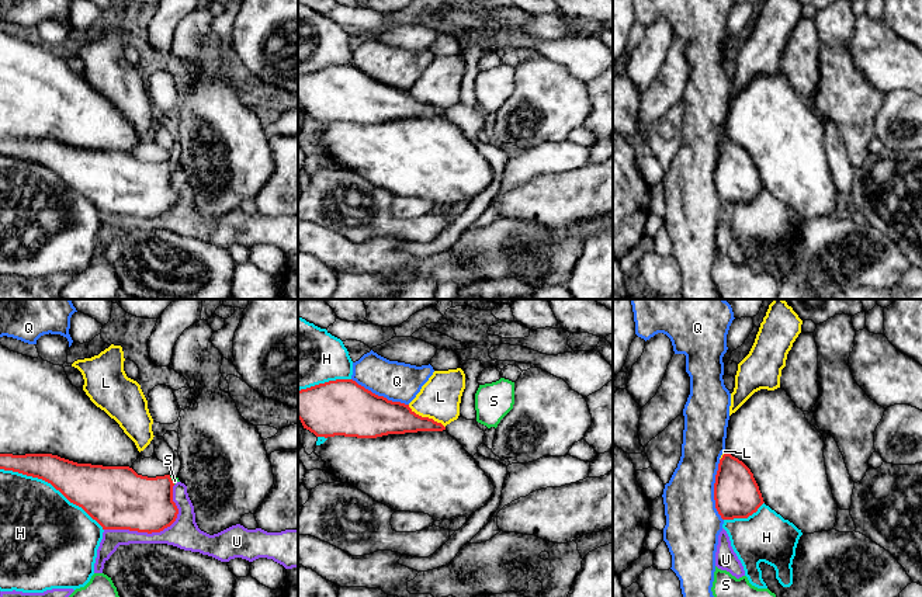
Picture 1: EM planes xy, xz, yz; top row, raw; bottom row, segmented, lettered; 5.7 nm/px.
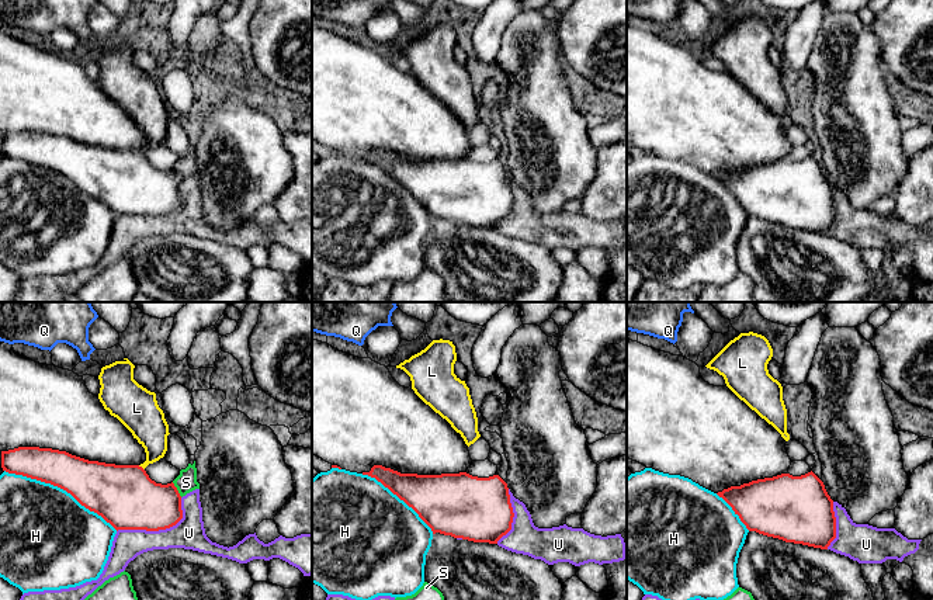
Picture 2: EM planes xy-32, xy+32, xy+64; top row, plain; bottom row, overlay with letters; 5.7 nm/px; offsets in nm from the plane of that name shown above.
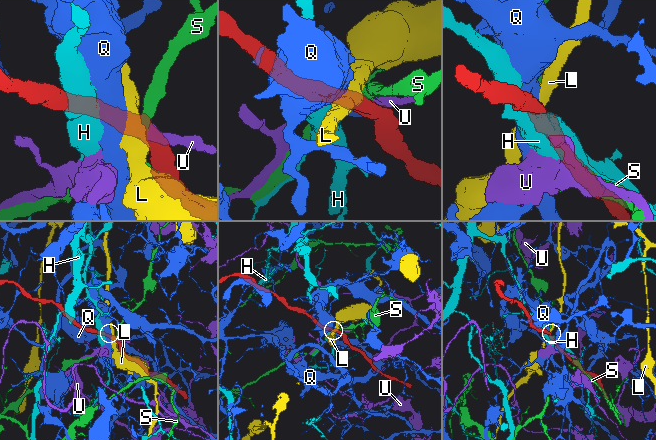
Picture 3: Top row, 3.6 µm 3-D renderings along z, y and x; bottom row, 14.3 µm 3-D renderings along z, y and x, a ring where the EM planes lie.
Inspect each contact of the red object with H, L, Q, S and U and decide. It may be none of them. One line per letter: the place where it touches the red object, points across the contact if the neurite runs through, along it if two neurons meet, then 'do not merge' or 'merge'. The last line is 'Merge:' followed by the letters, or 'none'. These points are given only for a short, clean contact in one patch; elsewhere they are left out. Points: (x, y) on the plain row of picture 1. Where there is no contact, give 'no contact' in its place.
H: xy (52, 170) | do not merge
L: xz (426, 103) | along xz (408, 90), (416, 99), (432, 103), (444, 113) | do not merge
Q: yz (714, 176) | do not merge
S: xy (172, 166) | along xy (169, 162), (174, 169) | do not merge
U: xy (156, 217) | do not merge
Merge: none

